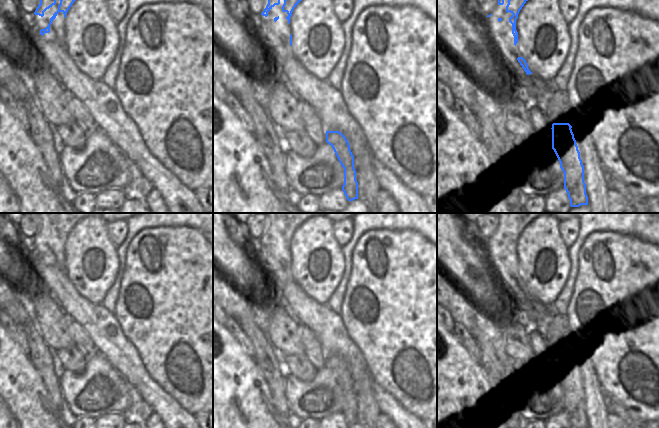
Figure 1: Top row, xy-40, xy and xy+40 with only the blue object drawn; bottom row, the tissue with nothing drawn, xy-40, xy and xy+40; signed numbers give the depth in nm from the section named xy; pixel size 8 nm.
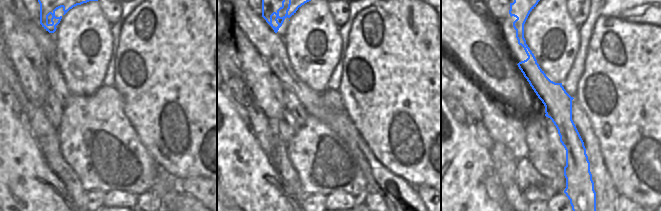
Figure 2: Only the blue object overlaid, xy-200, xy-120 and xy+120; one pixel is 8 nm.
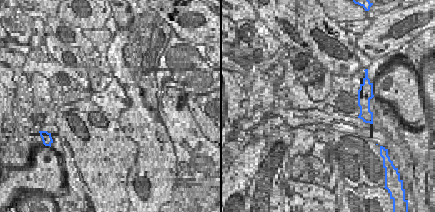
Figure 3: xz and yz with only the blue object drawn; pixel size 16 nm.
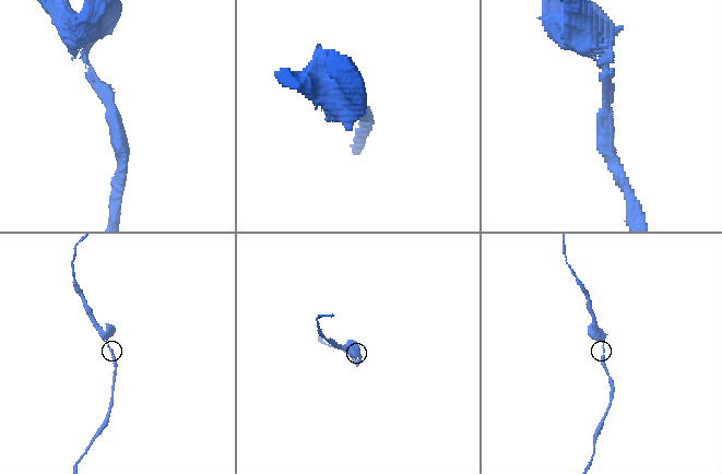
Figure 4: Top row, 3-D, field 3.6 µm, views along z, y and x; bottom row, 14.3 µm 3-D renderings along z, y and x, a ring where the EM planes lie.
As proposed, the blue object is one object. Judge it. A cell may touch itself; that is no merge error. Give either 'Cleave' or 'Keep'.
Keep

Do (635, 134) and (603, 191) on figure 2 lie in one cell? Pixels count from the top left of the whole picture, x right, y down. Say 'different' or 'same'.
different

